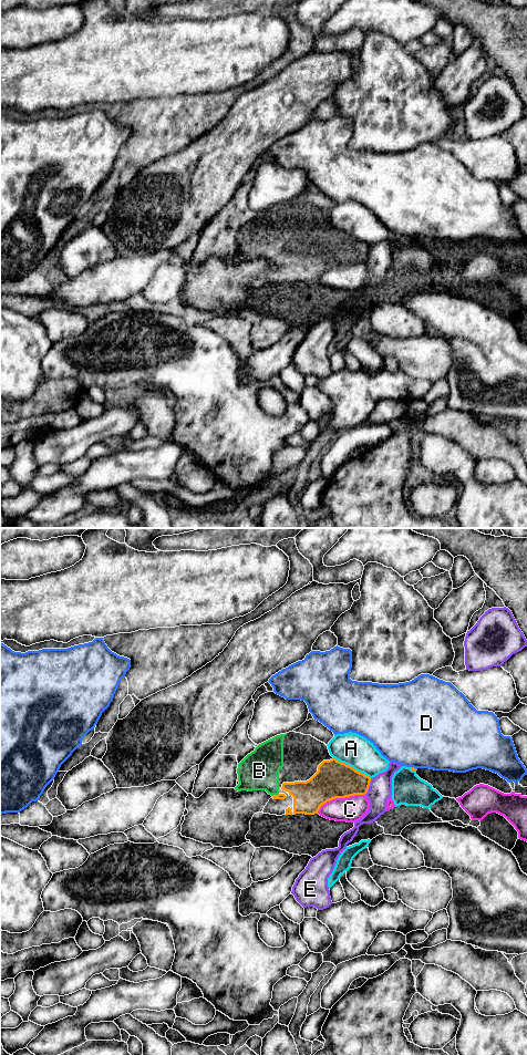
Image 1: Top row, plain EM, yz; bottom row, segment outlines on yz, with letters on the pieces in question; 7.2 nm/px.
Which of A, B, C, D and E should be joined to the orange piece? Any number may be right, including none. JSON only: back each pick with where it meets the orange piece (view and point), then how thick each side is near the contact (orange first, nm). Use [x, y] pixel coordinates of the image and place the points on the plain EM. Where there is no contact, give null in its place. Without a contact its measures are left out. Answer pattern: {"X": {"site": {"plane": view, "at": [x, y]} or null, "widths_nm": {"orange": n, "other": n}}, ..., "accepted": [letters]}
{"B": {"site": {"plane": "yz", "at": [275, 264]}, "widths_nm": {"orange": 50, "other": 280}}, "accepted": ["B"]}

